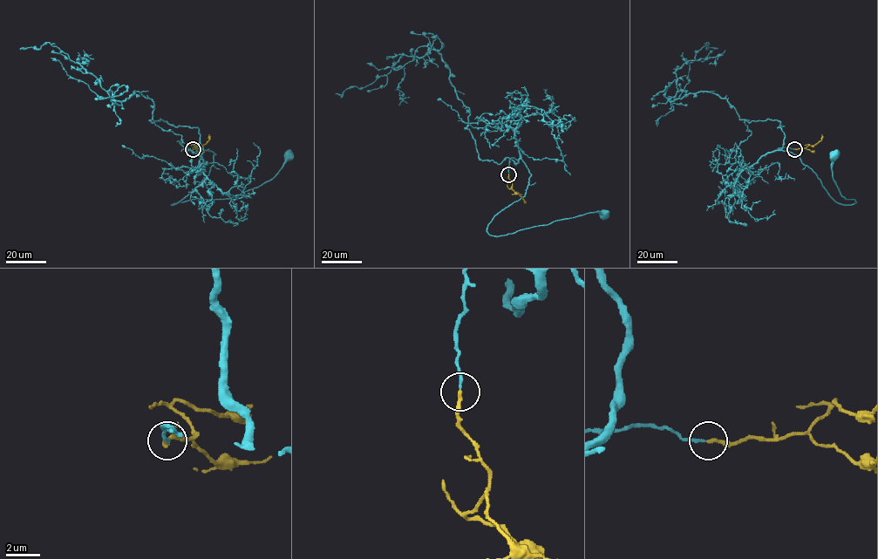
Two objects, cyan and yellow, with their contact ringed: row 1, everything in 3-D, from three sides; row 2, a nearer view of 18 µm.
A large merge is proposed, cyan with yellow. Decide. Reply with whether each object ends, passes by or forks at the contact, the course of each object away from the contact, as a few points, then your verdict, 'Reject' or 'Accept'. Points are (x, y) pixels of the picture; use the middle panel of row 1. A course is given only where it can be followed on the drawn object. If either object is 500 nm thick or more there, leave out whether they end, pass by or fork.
At the ring cyan ends. At the ring yellow ends. Course of cyan: (508, 174), (509, 160), (520, 159), (531, 174), (527, 188), (487, 225), (490, 235), (603, 213). Course of yellow: (508, 174), (512, 184), (509, 189), (516, 192), (524, 201). Accept

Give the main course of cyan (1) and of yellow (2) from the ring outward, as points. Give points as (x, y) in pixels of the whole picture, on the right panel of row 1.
1: (794, 148), (777, 148), (796, 154), (835, 201), (853, 204), (855, 201), (840, 194), (833, 180), (833, 153)
2: (794, 148), (815, 145), (821, 139), (821, 134)

